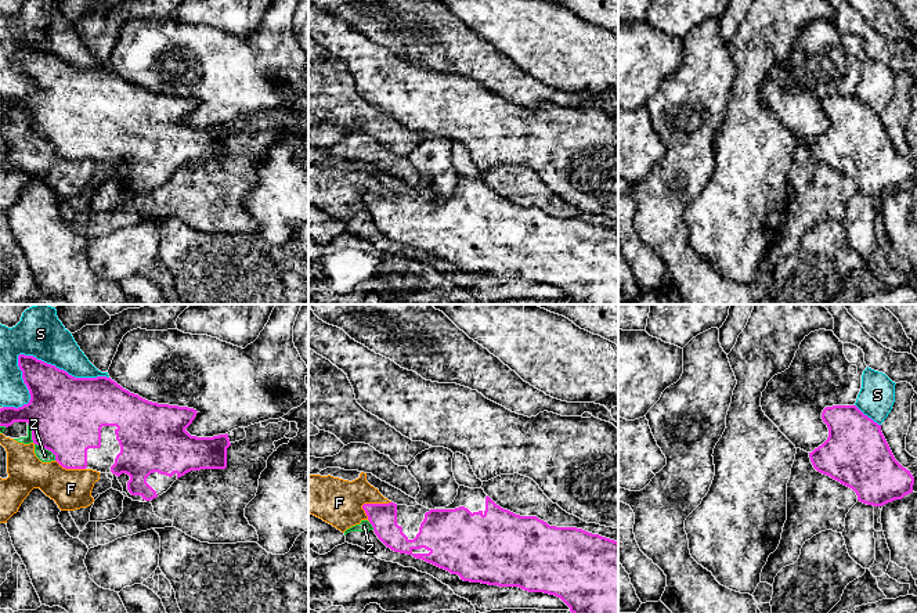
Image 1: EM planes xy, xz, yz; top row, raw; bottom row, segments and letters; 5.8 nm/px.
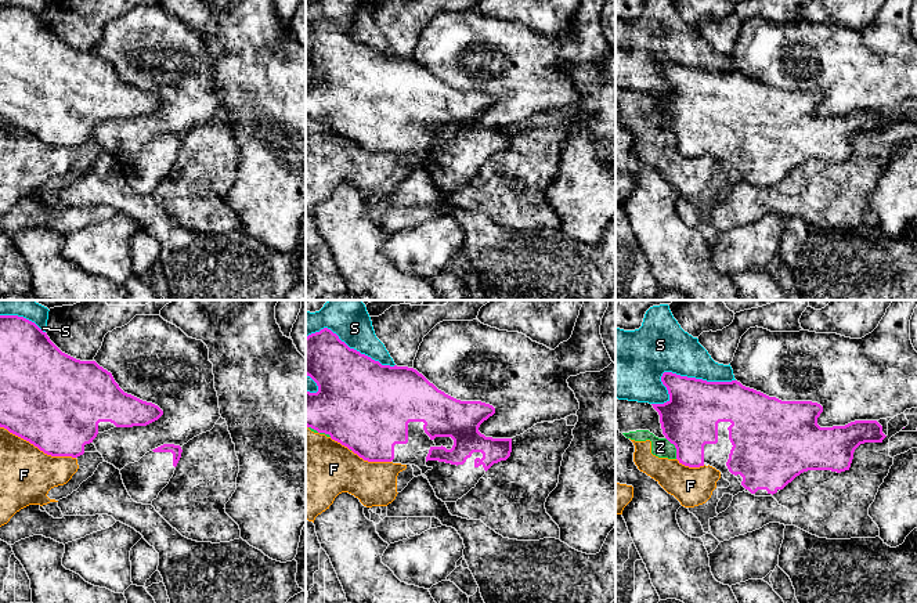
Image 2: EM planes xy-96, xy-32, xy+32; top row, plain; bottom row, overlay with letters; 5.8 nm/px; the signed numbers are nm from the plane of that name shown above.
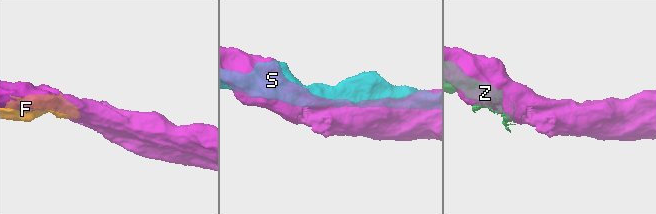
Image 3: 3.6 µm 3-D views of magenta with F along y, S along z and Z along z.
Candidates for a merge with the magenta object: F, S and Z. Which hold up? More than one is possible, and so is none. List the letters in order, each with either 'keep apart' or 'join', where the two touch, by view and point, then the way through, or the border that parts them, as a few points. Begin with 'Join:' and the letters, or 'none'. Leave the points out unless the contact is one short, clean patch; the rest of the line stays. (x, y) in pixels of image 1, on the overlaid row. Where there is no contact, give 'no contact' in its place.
Join: none
F: keep apart; meets magenta in xz at (375, 504)
S: keep apart; meets magenta in xy at (28, 356)
Z: keep apart; meets magenta in xy at (38, 444)

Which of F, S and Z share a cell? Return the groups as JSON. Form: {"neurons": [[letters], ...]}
{"neurons": [["F", "Z"], ["S"]]}

